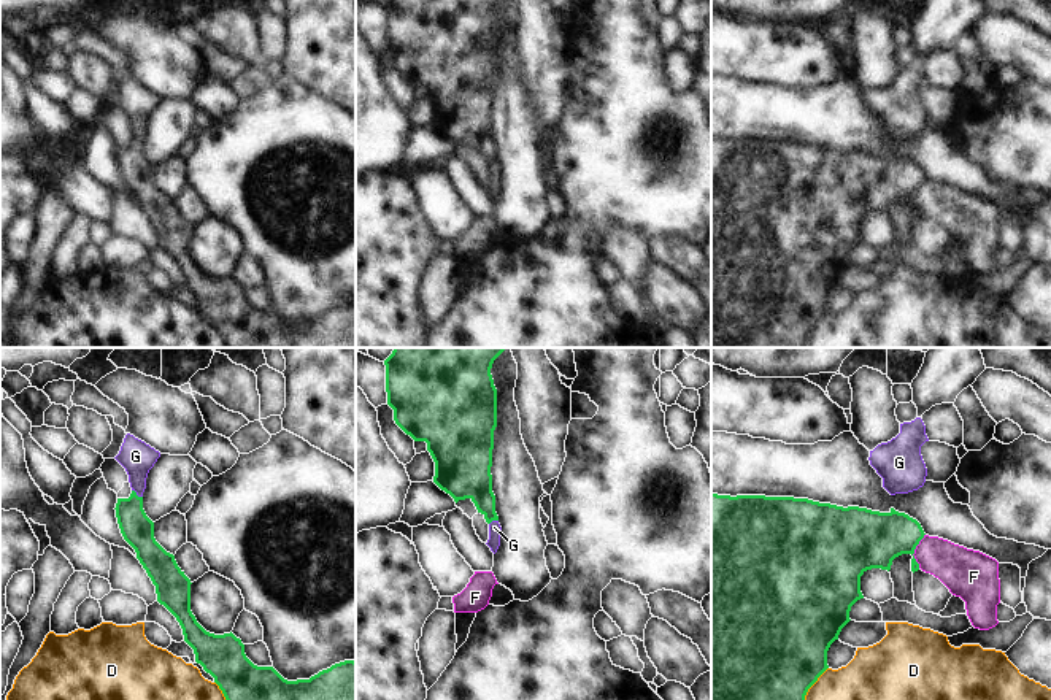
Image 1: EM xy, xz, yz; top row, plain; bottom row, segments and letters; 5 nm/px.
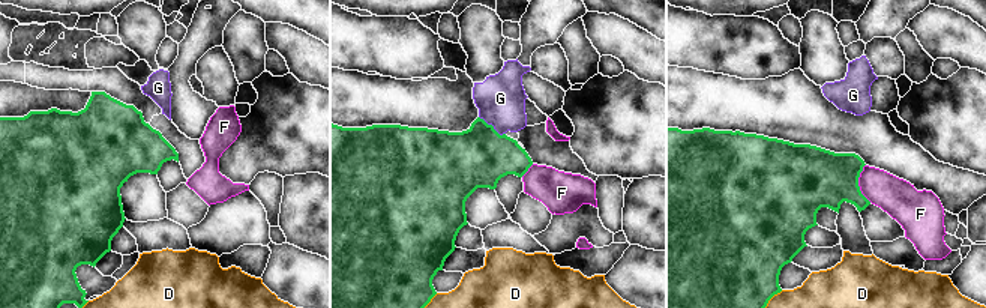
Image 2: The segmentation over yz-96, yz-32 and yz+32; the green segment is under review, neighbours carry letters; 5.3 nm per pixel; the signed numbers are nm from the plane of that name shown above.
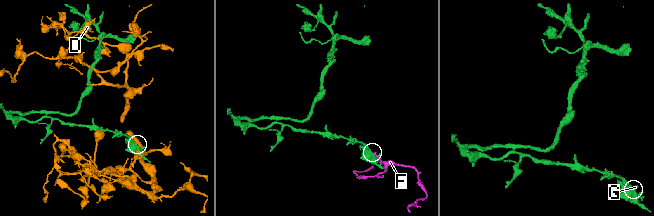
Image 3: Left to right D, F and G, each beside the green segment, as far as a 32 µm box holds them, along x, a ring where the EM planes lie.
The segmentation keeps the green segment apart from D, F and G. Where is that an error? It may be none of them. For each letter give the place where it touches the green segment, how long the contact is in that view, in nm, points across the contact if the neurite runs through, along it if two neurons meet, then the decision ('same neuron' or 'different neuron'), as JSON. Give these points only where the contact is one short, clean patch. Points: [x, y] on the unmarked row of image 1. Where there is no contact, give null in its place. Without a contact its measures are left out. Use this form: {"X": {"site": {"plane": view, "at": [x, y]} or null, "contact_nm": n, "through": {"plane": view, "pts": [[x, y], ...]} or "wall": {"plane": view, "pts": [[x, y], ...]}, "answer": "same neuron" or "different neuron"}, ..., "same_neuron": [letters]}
{"D": {"site": {"plane": "yz", "at": [813, 327]}, "contact_nm": 220, "answer": "different neuron"}, "F": {"site": {"plane": "yz", "at": [913, 196]}, "contact_nm": 180, "answer": "different neuron"}, "G": {"site": {"plane": "xy", "at": [135, 138]}, "contact_nm": 70, "through": {"plane": "xy", "pts": [[137, 173], [135, 138], [135, 100]]}, "answer": "same neuron"}, "same_neuron": ["G"]}

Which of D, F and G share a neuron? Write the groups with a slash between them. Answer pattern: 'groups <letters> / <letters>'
groups D / F / G

